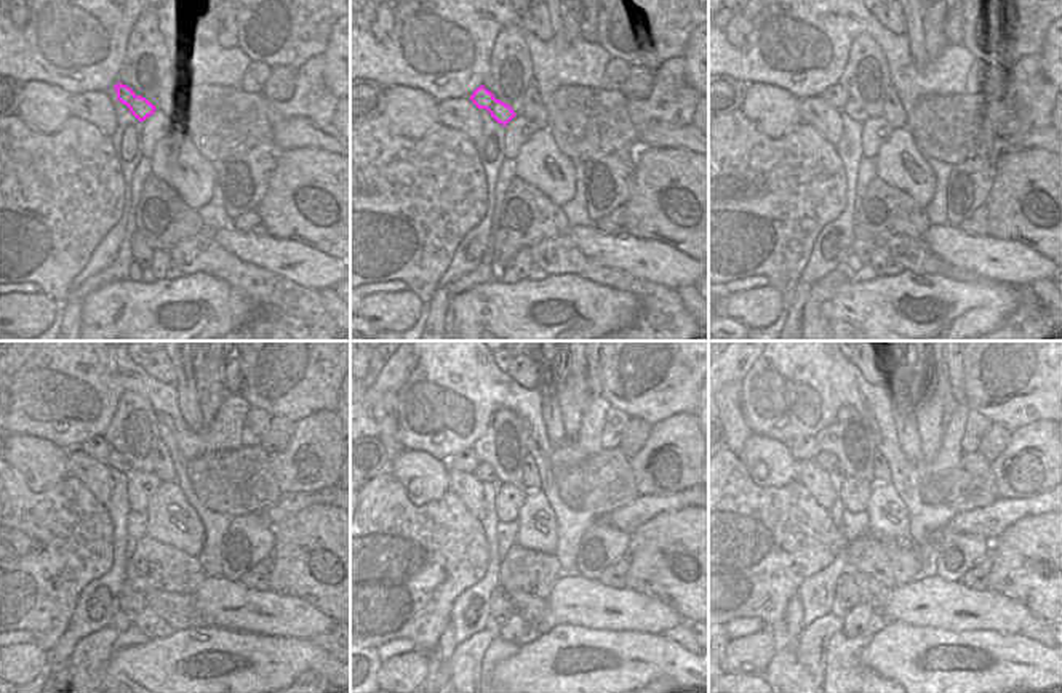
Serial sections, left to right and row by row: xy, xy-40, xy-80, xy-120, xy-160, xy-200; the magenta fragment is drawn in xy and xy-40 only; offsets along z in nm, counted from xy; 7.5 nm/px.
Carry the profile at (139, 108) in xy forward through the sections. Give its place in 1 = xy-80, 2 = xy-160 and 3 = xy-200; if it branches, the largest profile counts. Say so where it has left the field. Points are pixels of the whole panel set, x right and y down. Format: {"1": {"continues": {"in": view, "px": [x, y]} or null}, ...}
{"1": {"continues": {"in": "xy-80", "px": [837, 96]}}, "2": {"continues": {"in": "xy-160", "px": [467, 460]}}, "3": {"continues": {"in": "xy-200", "px": [821, 455]}}}

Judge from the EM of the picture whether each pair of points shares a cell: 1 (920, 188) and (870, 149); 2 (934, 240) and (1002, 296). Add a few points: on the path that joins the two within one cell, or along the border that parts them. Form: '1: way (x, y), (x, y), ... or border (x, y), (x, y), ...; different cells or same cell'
1: border (893, 130), (874, 159); different cells
2: border (989, 279), (1014, 287); different cells

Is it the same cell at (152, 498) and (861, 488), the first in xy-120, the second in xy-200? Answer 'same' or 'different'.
same

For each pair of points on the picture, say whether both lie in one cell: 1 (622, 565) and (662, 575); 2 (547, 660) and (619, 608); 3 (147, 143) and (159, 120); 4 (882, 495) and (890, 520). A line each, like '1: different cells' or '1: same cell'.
1: different cells
2: different cells
3: same cell
4: same cell

